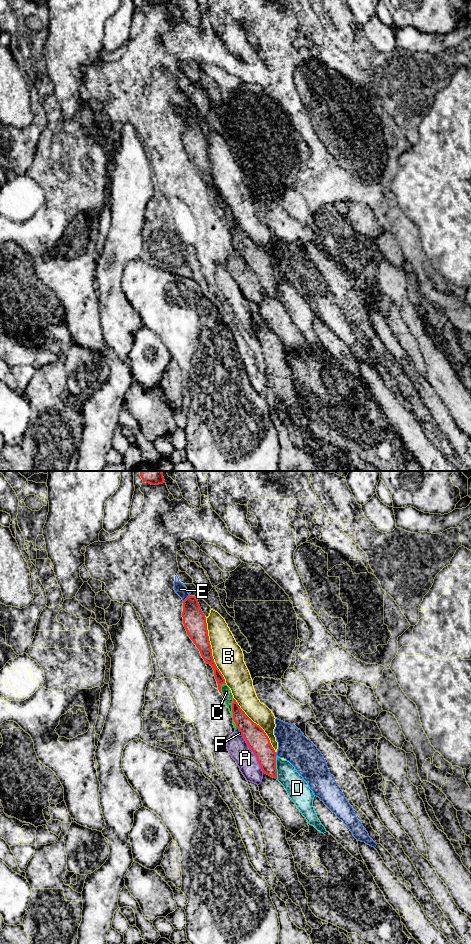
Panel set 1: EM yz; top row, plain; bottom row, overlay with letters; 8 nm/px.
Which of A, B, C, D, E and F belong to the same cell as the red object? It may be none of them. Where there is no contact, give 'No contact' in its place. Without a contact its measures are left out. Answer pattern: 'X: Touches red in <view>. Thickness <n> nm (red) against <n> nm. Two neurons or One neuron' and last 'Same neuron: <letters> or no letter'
A: Touches red in yz. Thickness 170 nm (red) against 160 nm. Two neurons
B: Touches red in yz. Thickness 180 nm (red) against 240 nm. Two neurons
C: Touches red in yz. Thickness 160 nm (red) against 80 nm. Two neurons
D: Touches red in yz. Thickness 170 nm (red) against 180 nm. Two neurons
E: Touches red in yz. Thickness 180 nm (red) against 90 nm. Two neurons
F: Touches red in yz. Thickness 170 nm (red) against 30 nm. Two neurons
Same neuron: no letter

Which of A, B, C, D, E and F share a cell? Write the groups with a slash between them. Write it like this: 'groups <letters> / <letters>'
groups A / B / C F / D / E

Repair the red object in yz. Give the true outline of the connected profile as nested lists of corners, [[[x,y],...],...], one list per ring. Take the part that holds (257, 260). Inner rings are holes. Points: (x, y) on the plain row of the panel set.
[[[234,218],[232,233],[236,247],[256,275],[263,293],[277,299],[276,272],[264,250],[245,234]]]

